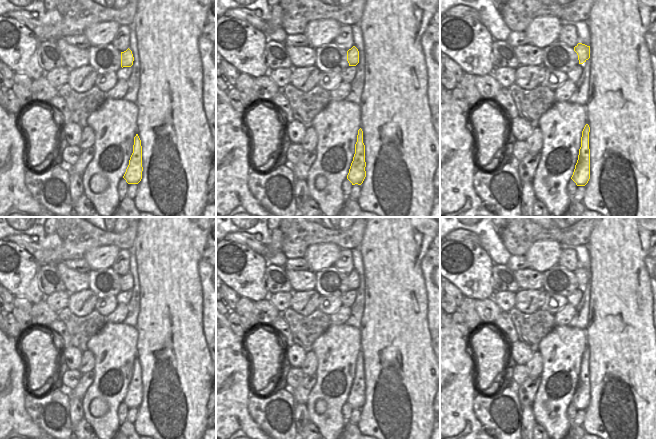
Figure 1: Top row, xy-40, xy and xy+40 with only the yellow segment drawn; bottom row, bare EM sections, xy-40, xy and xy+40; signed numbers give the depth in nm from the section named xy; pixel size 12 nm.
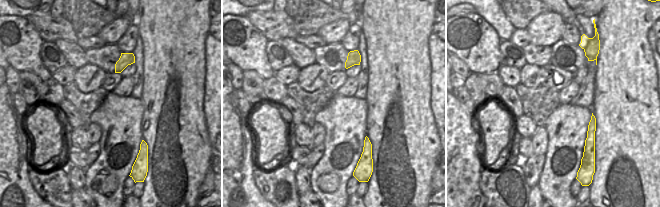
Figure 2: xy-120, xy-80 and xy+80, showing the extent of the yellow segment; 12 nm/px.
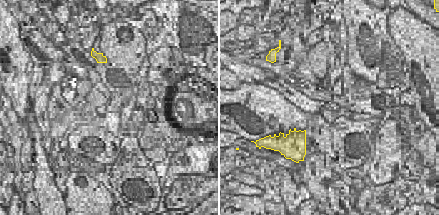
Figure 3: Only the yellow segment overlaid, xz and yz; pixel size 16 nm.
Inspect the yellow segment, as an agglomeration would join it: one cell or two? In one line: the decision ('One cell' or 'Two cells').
Two cells.

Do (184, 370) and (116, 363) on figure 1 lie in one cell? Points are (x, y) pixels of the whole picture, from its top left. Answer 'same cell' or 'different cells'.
different cells

